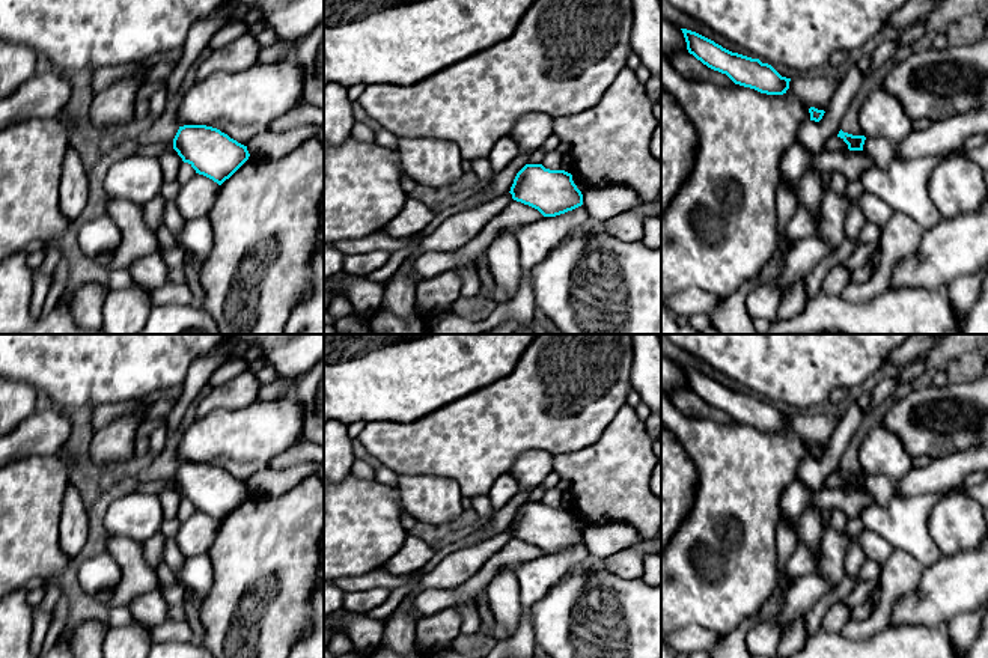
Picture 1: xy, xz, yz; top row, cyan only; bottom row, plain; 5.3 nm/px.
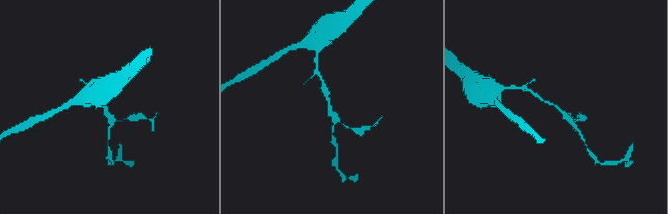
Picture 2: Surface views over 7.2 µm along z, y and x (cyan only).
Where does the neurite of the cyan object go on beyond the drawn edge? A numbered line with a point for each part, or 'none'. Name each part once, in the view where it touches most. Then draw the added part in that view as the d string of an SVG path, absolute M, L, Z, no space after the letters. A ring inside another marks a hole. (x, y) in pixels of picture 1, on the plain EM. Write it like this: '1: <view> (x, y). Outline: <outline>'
none

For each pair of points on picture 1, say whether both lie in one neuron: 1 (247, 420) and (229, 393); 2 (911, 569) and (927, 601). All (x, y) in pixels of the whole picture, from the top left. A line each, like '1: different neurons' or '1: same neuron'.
1: different neurons
2: different neurons

